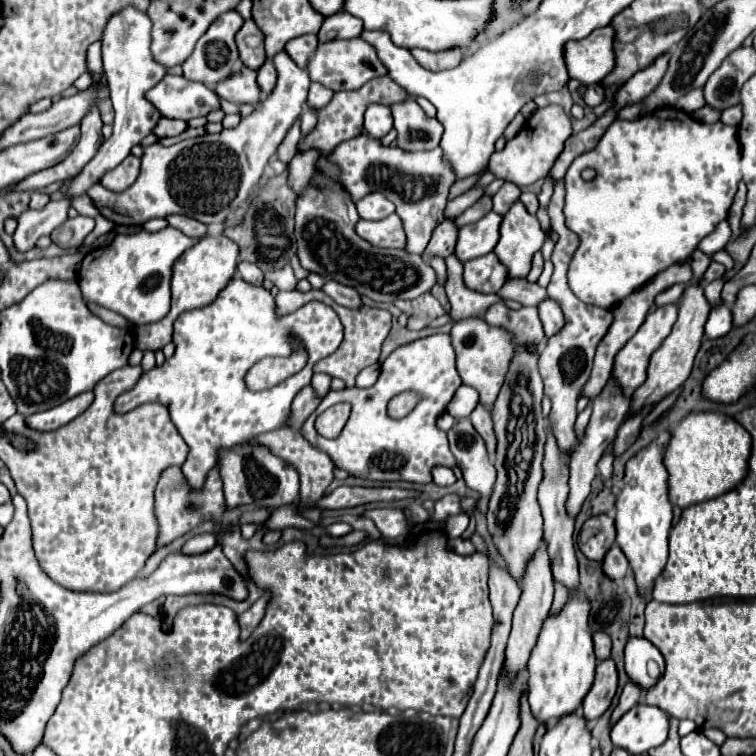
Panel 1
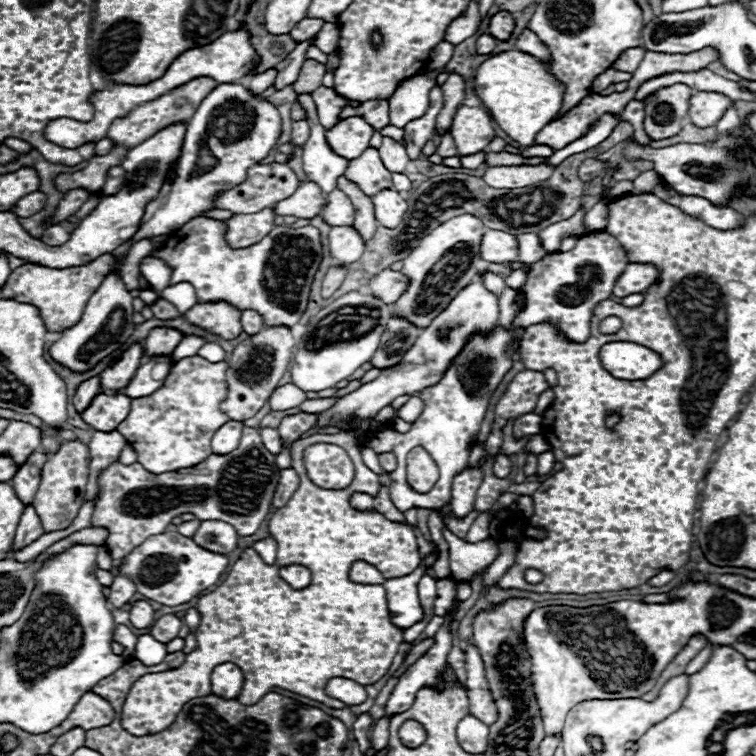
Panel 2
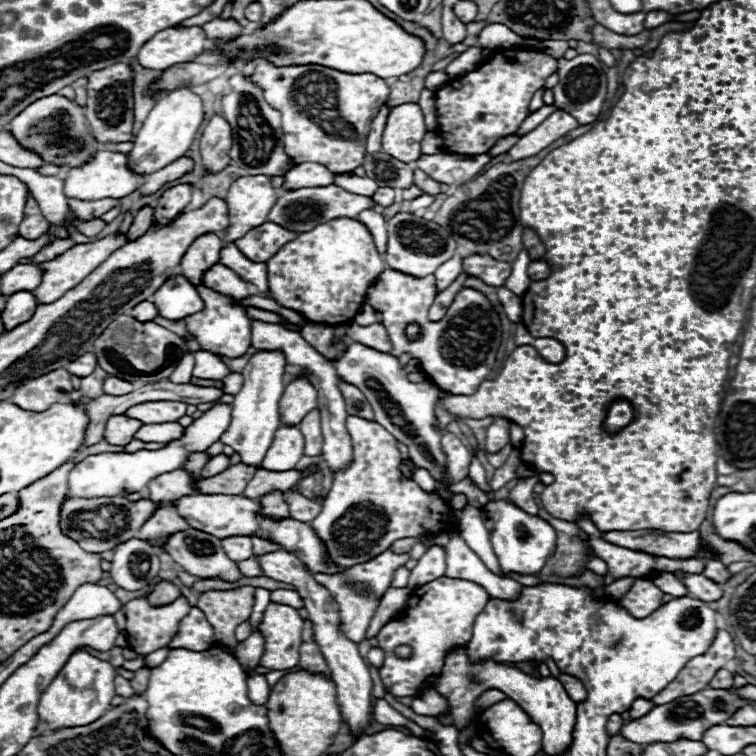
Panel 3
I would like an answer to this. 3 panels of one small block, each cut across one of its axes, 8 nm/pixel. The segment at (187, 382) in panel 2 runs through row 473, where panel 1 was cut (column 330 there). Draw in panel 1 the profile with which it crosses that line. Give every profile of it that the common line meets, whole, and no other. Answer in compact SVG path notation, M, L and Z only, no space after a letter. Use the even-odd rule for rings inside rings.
M366 134L340 142L326 160L340 170L340 184L350 194L354 202L366 194L380 192L396 204L396 214L402 220L406 232L408 254L422 254L432 238L432 230L444 220L444 208L448 198L448 188L454 184L454 172L442 162L442 150L428 152L406 152L398 146L384 146Z

